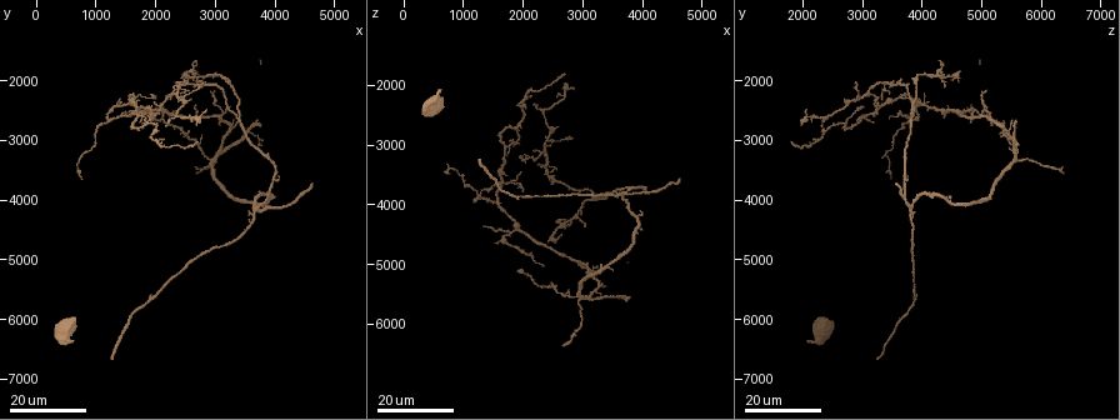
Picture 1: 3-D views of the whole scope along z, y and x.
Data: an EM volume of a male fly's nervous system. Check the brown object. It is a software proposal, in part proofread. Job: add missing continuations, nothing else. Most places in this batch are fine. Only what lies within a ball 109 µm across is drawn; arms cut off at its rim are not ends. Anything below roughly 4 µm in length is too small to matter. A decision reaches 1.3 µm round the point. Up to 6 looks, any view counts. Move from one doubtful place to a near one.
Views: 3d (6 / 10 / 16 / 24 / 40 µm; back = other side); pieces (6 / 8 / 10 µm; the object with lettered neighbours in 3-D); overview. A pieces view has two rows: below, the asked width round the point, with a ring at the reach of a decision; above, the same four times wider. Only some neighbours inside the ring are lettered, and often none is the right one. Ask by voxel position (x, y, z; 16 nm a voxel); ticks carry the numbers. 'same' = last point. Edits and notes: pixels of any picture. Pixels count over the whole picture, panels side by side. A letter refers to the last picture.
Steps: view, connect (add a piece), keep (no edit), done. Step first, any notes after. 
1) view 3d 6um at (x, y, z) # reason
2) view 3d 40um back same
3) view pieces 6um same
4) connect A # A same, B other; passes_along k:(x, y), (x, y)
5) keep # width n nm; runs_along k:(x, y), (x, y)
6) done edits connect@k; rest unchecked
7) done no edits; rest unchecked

view 3d 16um at (1350, 2650, 4400) # thin end

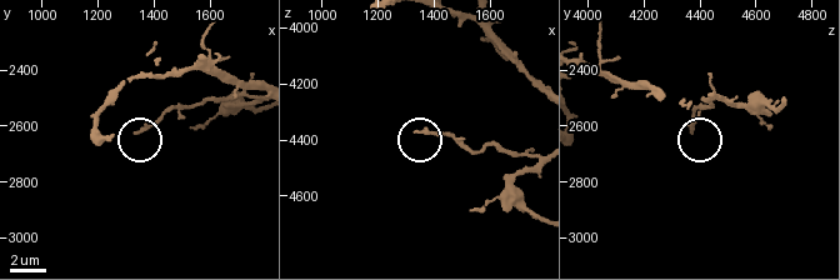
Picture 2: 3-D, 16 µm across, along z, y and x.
view pieces 6um at (1330, 2620, 4380)

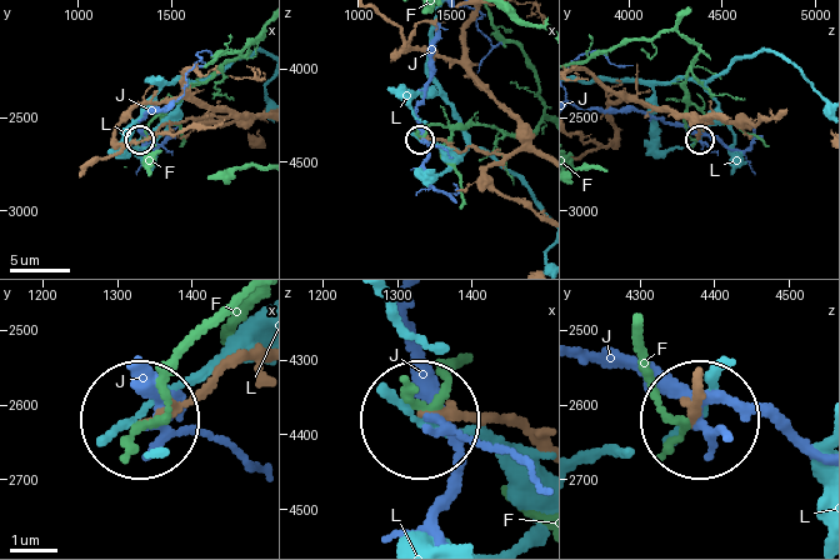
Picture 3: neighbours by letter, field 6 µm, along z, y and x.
keep # F other, J other, L other; runs_along 3:(539, 155), (530, 150), (455, 150), (441, 140), (421, 139); none of them fits

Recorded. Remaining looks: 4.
view 3d 16um at (2700, 3050, 1850)

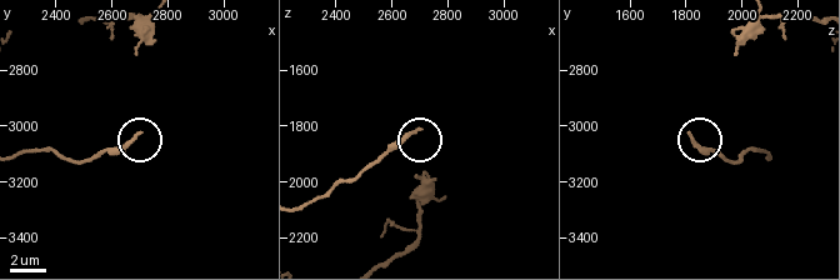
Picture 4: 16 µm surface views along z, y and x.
view pieces 10um at (2690, 3020, 1810) # what lies round it

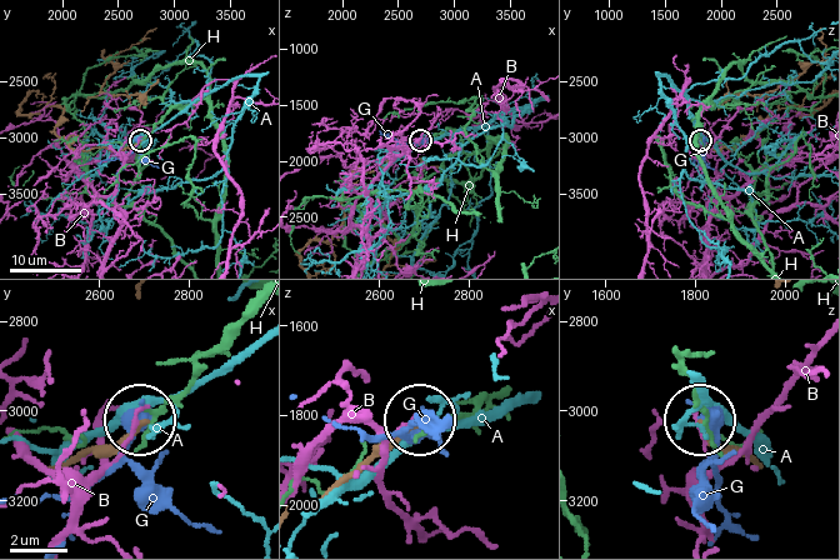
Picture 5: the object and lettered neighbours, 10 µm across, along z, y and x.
keep # A other, B other, G other, H other; none of them fits

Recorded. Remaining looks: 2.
view 3d 24um at (2150, 2700, 4850) # free end

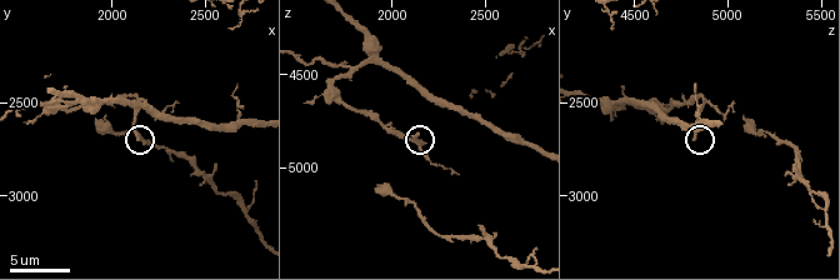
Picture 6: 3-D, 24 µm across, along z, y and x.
view pieces 10um at (2140, 2700, 4820)

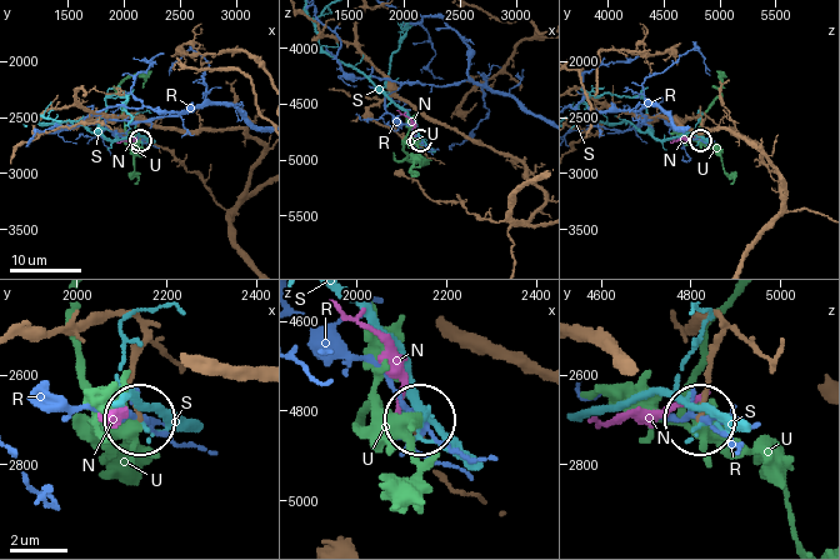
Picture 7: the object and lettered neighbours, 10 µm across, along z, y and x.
keep # width 180 nm; N other, R other, S other, U other; none of them fits

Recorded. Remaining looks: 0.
done no edits; rest unchecked

